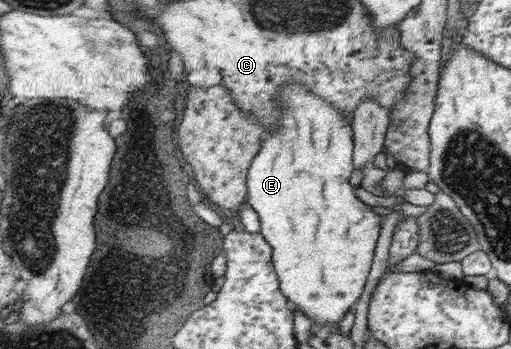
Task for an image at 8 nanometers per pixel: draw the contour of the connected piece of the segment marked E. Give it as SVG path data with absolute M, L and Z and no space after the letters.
M292 82L286 83L286 86L280 90L279 100L281 101L281 119L275 125L275 129L267 129L266 136L263 138L262 150L260 154L254 158L249 174L247 177L247 186L249 194L247 195L248 203L260 214L262 222L261 232L268 240L268 243L273 247L273 261L275 264L276 273L279 275L279 282L284 296L301 309L312 321L317 325L334 325L338 324L346 317L346 313L350 309L354 309L358 301L365 293L365 285L371 274L372 266L375 261L375 250L379 244L379 237L382 233L382 221L384 217L374 213L370 206L366 205L358 199L356 195L356 187L350 185L350 177L354 173L355 168L355 143L352 117L344 116L335 105L329 103L325 99L311 93L308 86Z

